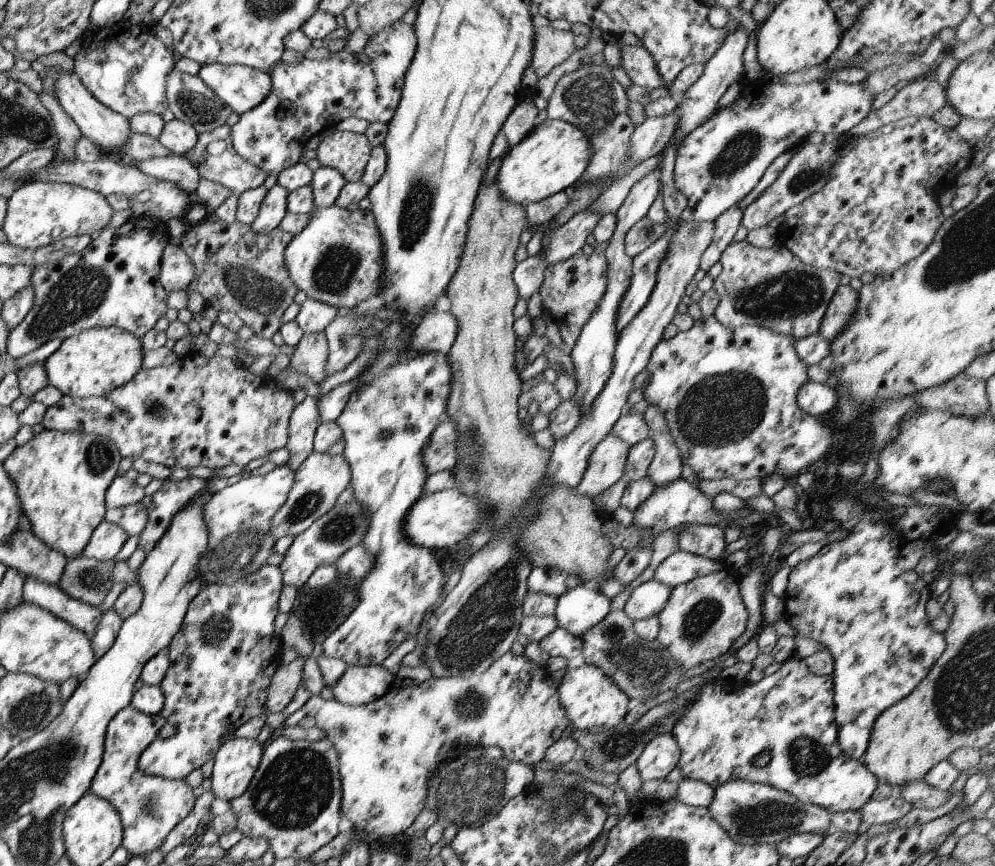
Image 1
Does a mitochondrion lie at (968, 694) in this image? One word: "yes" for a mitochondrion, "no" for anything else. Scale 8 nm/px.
yes

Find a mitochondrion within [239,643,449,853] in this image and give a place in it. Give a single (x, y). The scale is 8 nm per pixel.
(295, 789)

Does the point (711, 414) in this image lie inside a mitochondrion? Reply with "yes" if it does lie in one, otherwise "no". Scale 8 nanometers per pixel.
yes

